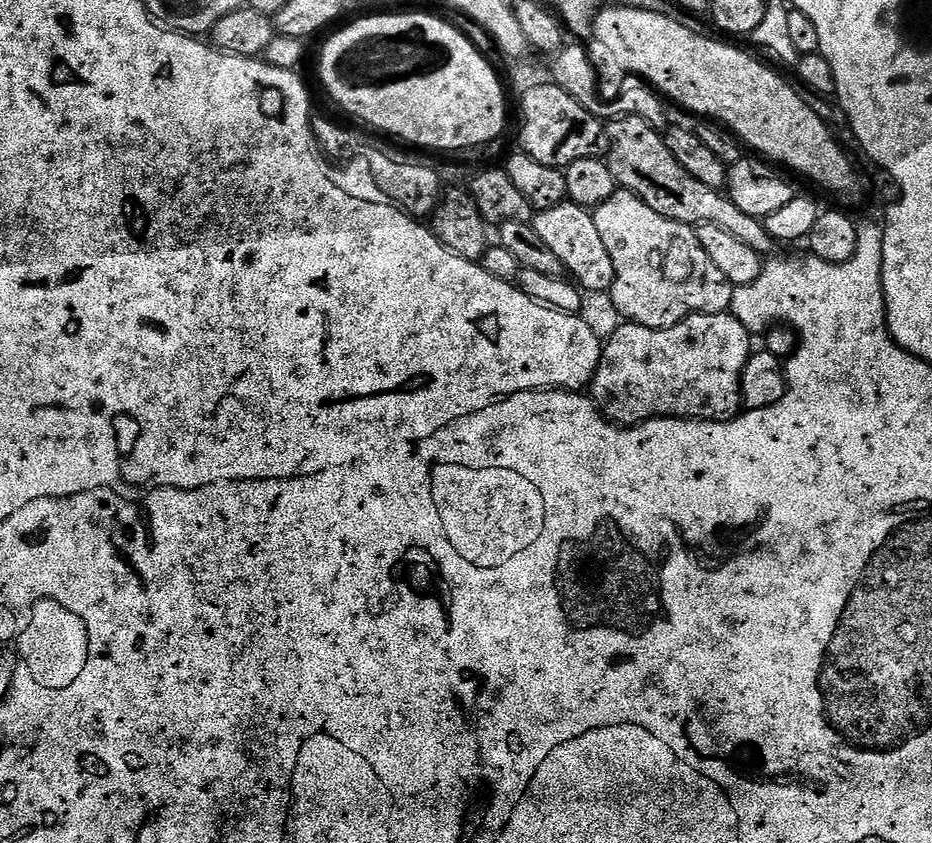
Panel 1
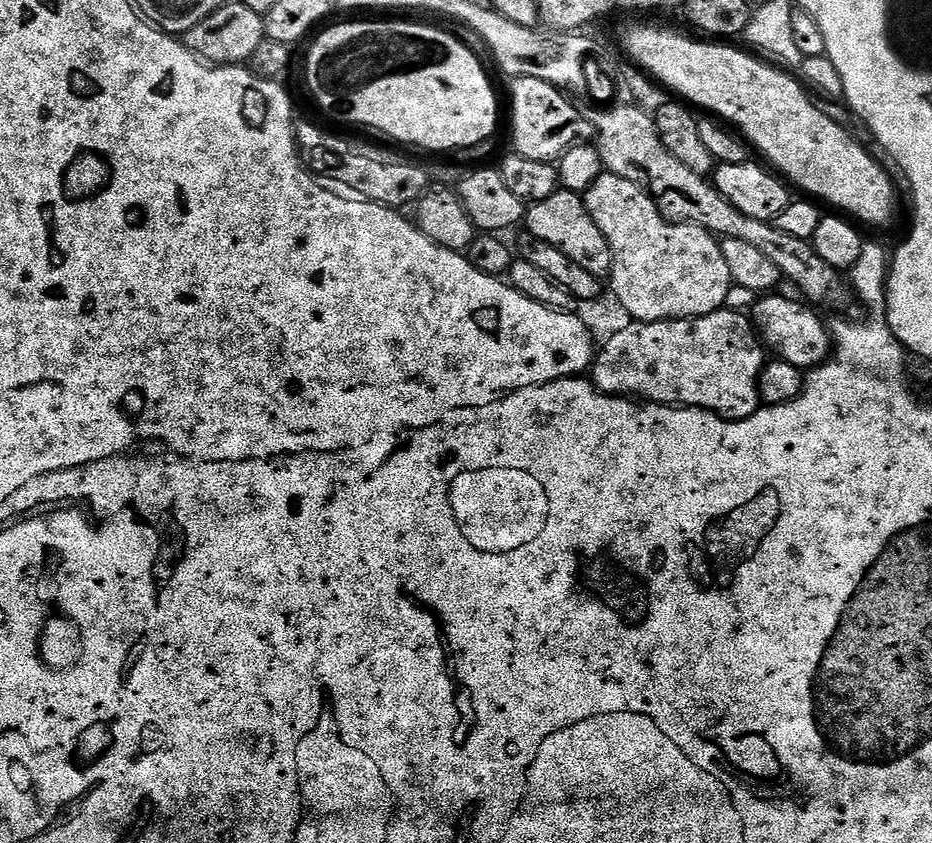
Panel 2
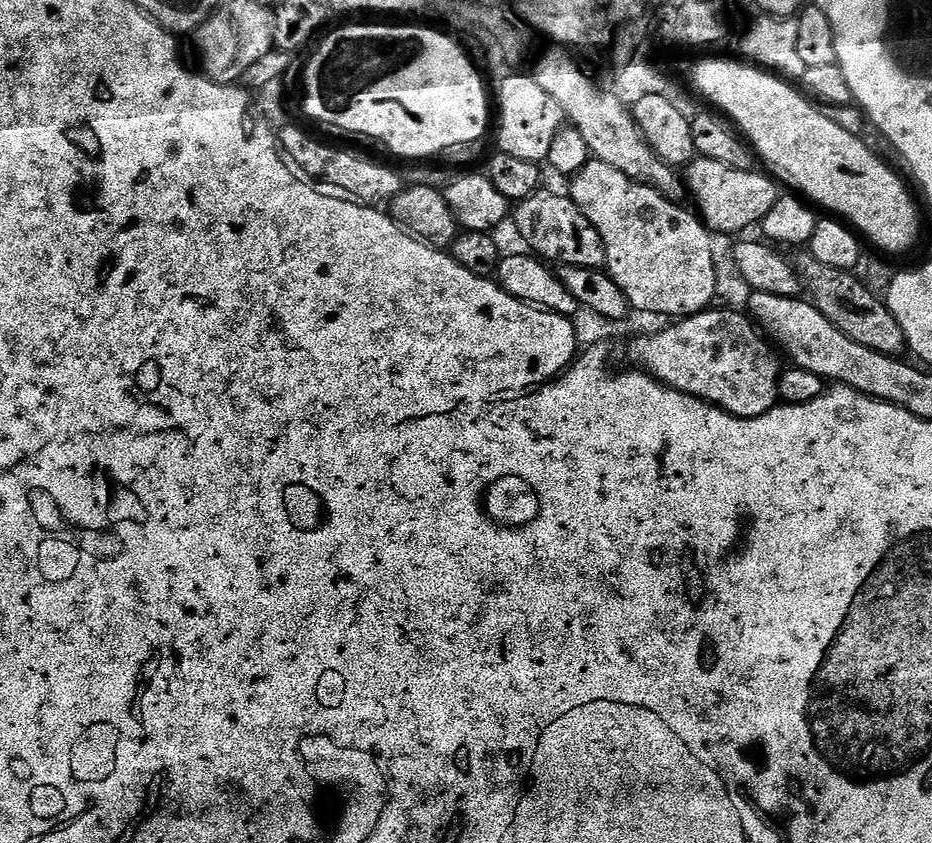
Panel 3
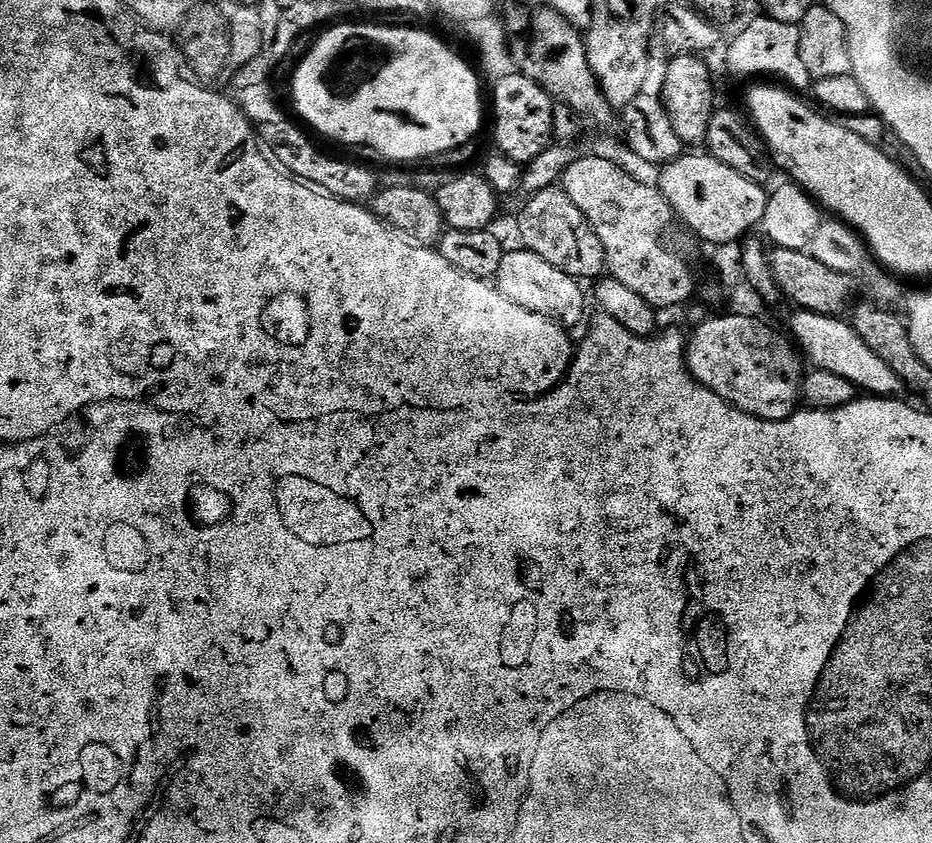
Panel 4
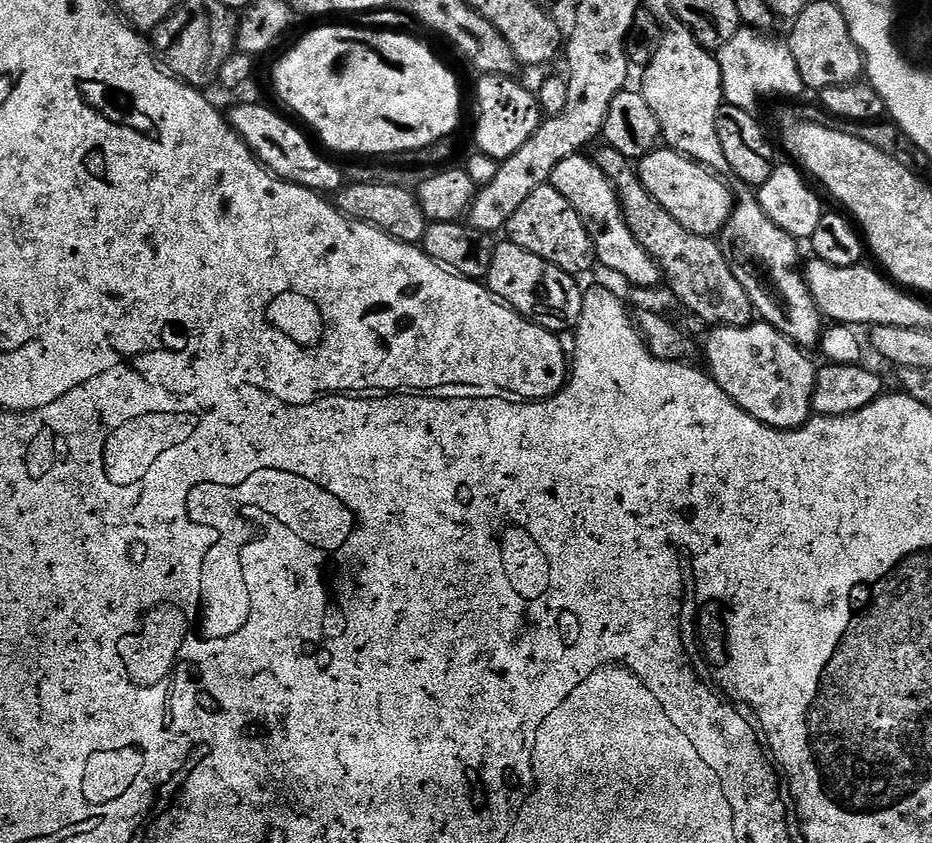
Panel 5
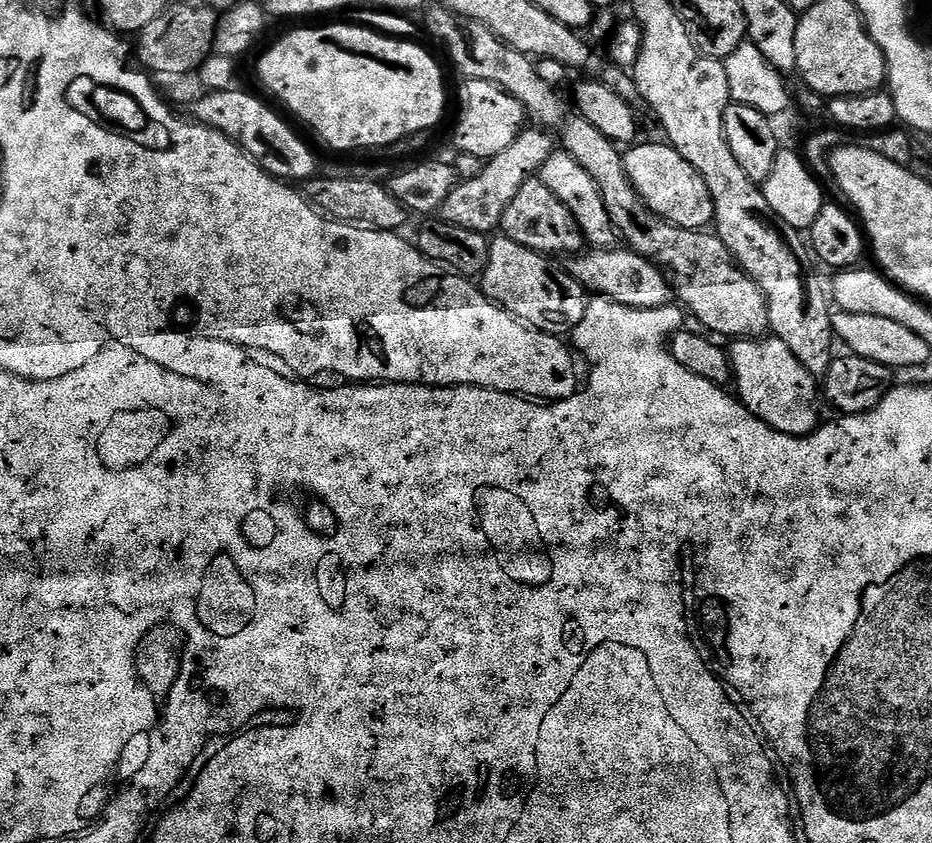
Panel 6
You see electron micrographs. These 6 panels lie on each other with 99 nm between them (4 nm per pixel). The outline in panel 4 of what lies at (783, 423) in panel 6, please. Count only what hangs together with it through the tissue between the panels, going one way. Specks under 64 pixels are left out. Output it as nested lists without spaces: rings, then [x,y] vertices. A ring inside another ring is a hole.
[[[723,315],[702,321],[692,336],[690,332],[686,340],[688,372],[739,412],[760,420],[785,420],[802,400],[806,364],[801,353],[787,335],[763,324],[763,319]]]

